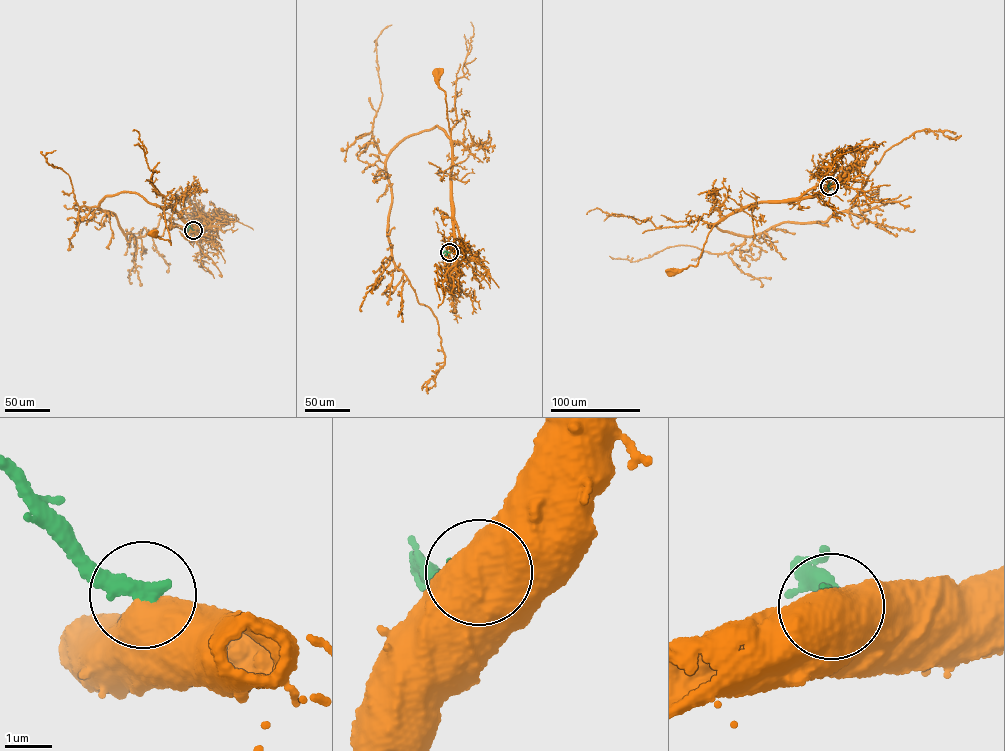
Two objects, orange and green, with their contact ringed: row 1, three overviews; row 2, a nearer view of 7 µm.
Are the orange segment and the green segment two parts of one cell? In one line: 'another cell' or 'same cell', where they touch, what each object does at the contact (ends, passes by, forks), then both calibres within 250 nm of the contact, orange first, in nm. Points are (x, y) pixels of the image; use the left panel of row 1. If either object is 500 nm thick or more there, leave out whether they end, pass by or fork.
another cell; place (193, 230); calibres 700 and 380 nm

